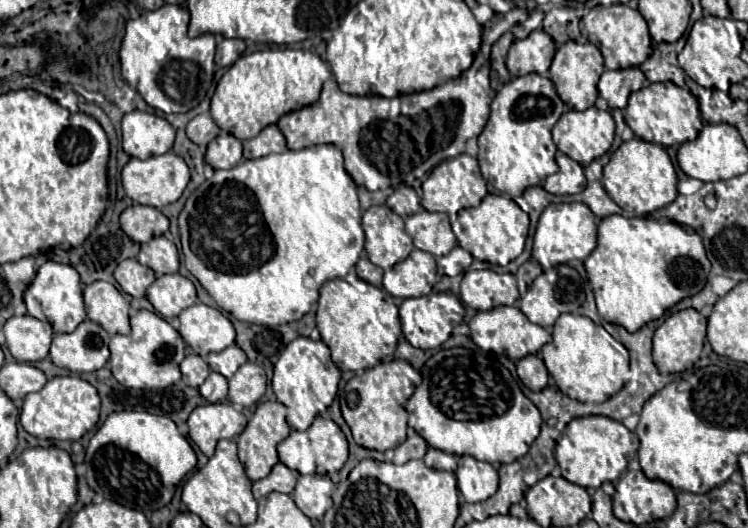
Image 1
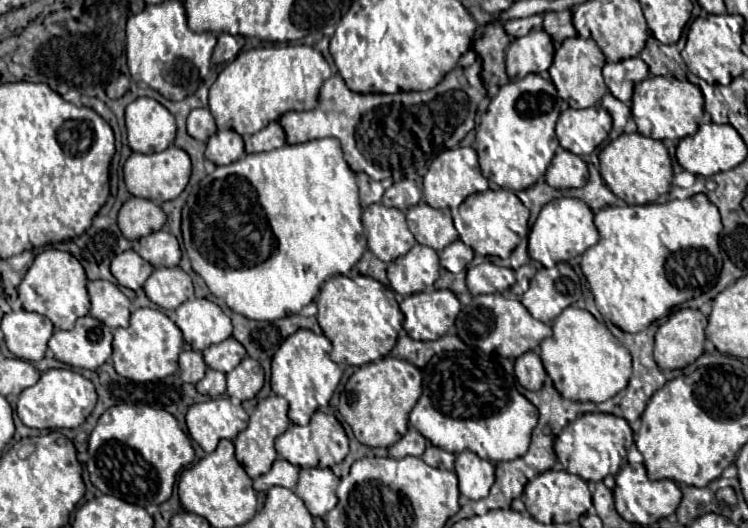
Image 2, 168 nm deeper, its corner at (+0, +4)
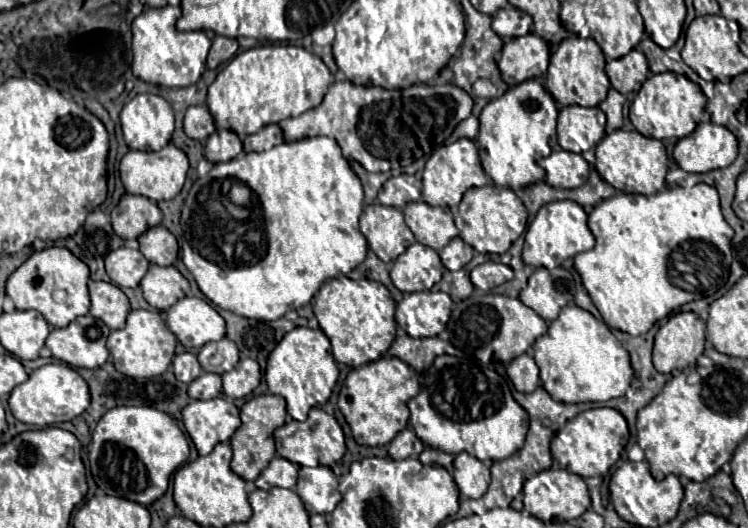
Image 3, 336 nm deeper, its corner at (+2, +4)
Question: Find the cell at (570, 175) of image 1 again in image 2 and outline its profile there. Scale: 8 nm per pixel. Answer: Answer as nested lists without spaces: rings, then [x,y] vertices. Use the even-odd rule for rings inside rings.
[[[559,148],[549,164],[545,180],[549,186],[559,190],[581,188],[587,182],[587,164],[573,152]]]

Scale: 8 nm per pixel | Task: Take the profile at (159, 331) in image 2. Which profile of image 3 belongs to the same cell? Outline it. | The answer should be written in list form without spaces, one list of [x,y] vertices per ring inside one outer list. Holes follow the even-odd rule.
[[[131,310],[127,316],[127,326],[123,330],[113,330],[107,338],[107,348],[113,356],[113,366],[117,368],[117,372],[129,378],[151,378],[163,374],[173,362],[175,346],[175,334],[169,332],[159,312],[151,310]]]

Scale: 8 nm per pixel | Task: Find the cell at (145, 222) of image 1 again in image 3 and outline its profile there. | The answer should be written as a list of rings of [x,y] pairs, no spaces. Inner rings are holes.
[[[125,194],[111,212],[113,230],[123,240],[139,238],[149,228],[159,226],[161,220],[163,220],[163,212],[155,202],[133,194]]]

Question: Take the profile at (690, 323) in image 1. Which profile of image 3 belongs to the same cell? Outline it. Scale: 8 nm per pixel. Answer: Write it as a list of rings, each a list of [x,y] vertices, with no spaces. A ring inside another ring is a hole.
[[[677,312],[655,334],[653,366],[661,374],[693,366],[703,346],[705,322],[695,312]]]

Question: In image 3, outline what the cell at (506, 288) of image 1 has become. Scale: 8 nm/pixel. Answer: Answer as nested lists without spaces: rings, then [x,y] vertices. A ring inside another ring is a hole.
[[[483,262],[471,272],[473,286],[483,292],[489,292],[509,280],[513,280],[513,270],[501,262]]]

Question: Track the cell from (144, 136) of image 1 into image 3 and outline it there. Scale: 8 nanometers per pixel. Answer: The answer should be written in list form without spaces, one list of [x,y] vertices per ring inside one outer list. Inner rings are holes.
[[[139,94],[121,110],[123,138],[133,150],[161,150],[173,134],[173,108],[155,94]]]

